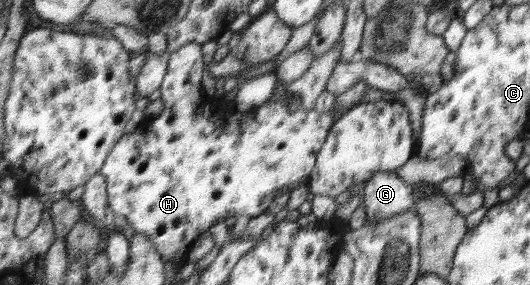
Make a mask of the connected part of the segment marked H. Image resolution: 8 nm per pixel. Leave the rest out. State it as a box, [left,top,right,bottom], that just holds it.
[99,43,335,265]

